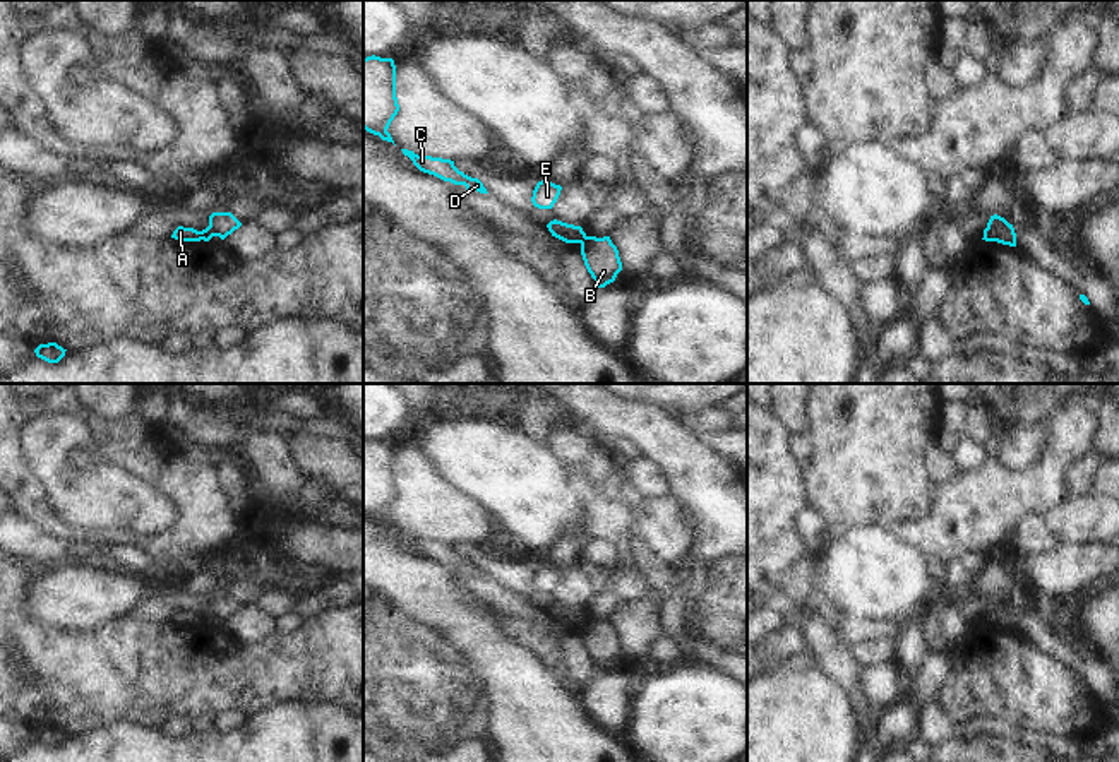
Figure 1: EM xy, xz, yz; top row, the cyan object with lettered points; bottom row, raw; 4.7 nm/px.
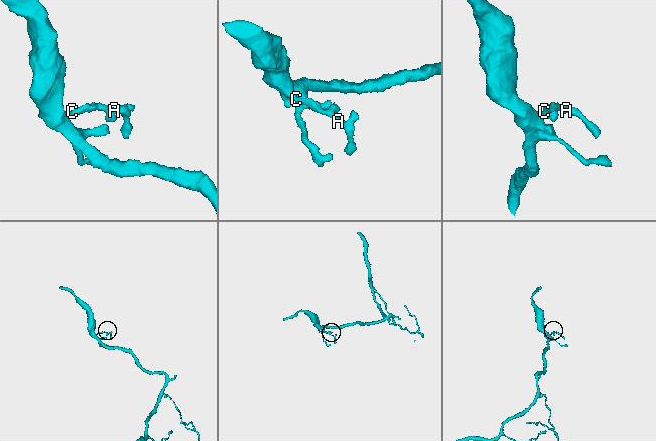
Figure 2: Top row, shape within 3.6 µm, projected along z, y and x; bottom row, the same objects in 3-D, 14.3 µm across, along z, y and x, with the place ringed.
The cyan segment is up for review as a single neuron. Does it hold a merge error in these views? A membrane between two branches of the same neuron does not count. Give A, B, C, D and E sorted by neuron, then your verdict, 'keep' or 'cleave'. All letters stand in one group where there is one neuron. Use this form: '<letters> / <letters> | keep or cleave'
A C D E / B | cleave

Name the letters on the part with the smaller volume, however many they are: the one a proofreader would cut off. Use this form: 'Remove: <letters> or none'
Remove: B

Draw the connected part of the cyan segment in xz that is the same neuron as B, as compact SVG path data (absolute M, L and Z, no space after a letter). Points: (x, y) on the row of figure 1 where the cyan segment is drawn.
M586 236L581 241L581 255L596 288L605 288L613 283L617 274L622 271L619 250L612 243L610 236Z

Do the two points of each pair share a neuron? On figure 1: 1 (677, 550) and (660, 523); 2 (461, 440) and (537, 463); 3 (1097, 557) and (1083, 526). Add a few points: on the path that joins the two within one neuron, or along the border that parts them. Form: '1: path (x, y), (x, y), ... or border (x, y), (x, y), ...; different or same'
1: path (674, 543), (664, 529); same
2: path (480, 456), (494, 463), (518, 463); same
3: border (1059, 541), (1101, 545); different

